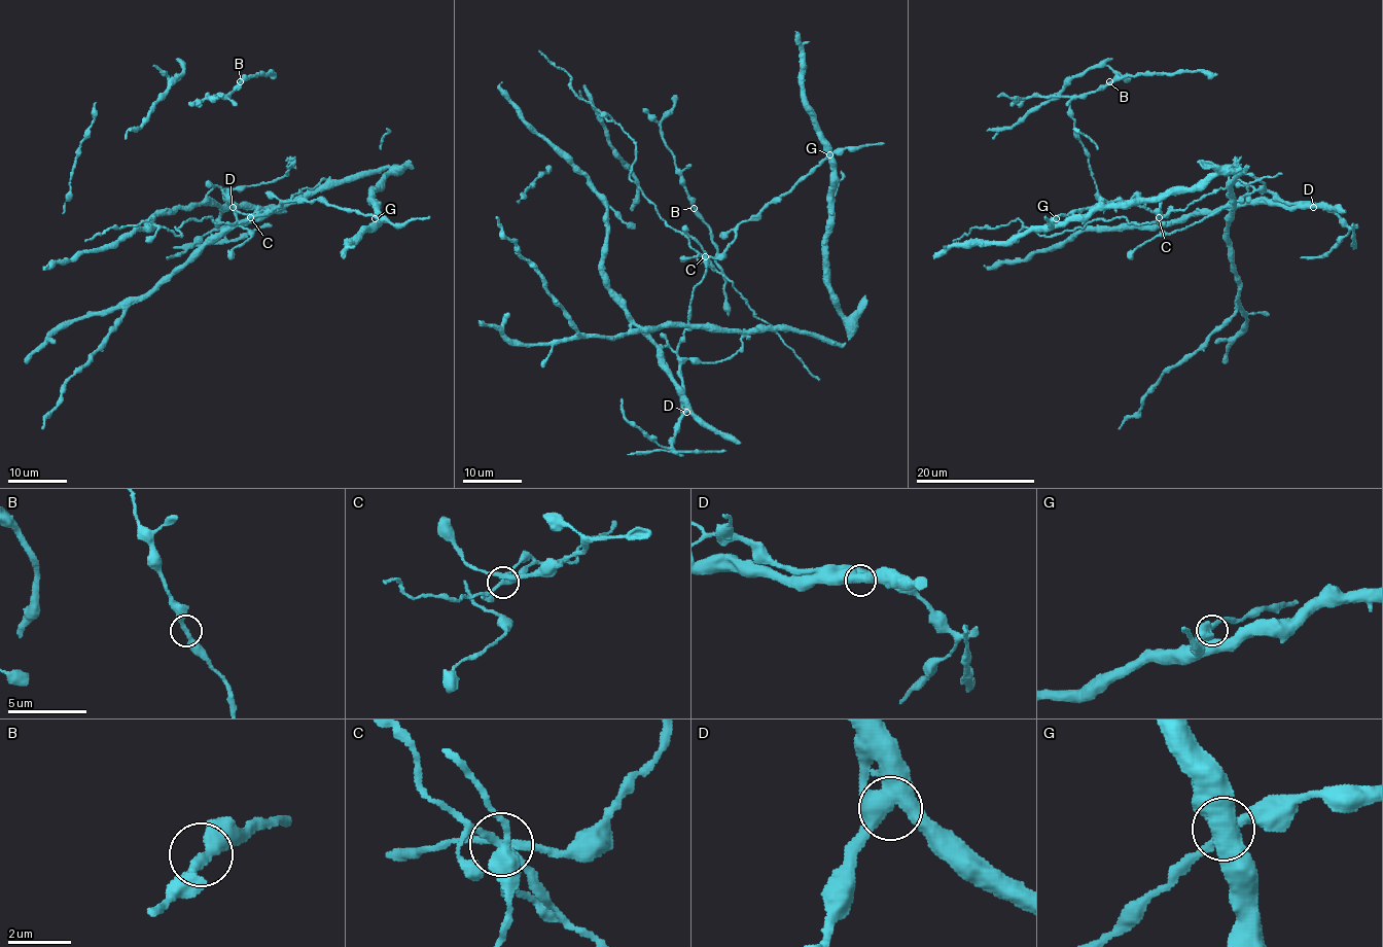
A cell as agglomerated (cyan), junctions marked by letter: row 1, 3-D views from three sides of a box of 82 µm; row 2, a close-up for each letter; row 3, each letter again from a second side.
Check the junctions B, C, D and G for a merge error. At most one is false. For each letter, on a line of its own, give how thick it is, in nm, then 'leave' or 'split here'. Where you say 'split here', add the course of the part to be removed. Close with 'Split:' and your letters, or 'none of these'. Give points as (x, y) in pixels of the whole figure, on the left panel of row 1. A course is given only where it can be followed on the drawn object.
B: 280 nm | leave
C: 240 nm | split here | (250, 217), (238, 223), (189, 218), (176, 228), (181, 237), (149, 218), (85, 241)
D: 460 nm | leave
G: 240 nm | leave
Split: C

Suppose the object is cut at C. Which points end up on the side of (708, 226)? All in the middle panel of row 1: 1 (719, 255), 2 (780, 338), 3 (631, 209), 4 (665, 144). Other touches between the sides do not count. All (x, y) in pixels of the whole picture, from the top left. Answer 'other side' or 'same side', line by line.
1: same side
2: other side
3: same side
4: same side

